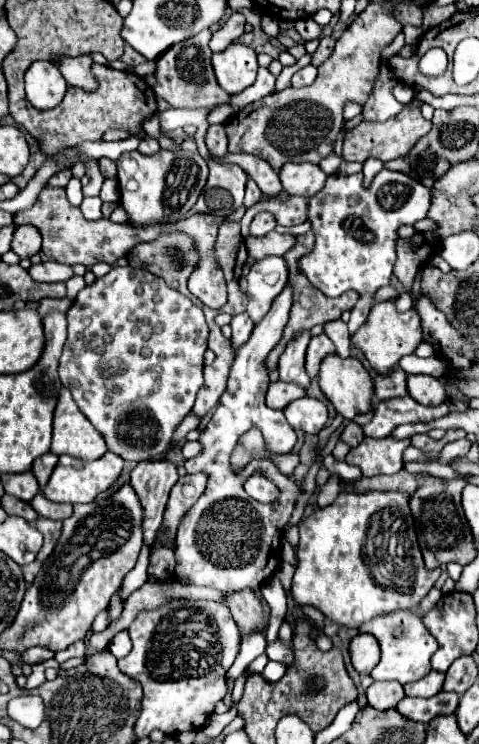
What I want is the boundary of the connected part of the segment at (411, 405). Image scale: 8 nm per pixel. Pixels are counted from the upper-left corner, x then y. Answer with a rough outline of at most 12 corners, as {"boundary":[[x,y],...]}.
{"boundary":[[410,395],[380,401],[366,437],[384,439],[402,423],[440,419],[446,403],[424,407]]}

